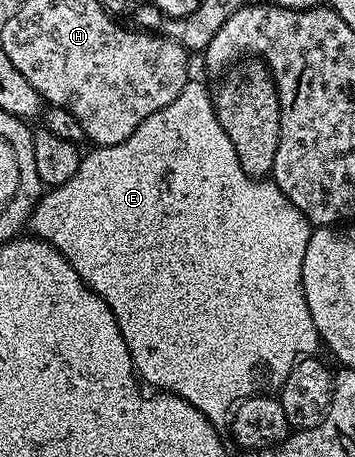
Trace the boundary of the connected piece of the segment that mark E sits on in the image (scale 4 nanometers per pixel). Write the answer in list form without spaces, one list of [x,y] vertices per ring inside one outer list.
[[[188,81],[165,105],[165,109],[157,109],[153,117],[145,117],[141,125],[125,141],[108,147],[96,146],[79,160],[77,173],[65,181],[65,185],[44,190],[39,202],[31,210],[29,231],[32,236],[52,243],[77,269],[81,281],[89,289],[93,289],[113,309],[113,317],[117,317],[117,325],[121,329],[121,337],[131,354],[131,366],[138,378],[148,388],[158,389],[189,401],[209,422],[223,425],[237,404],[248,396],[256,394],[259,378],[263,371],[268,371],[277,381],[283,381],[303,356],[314,356],[321,347],[317,329],[313,325],[313,317],[309,313],[309,305],[305,301],[305,289],[301,281],[301,265],[305,261],[305,249],[309,245],[313,225],[294,207],[281,193],[281,189],[270,178],[254,179],[241,169],[241,161],[237,161],[237,149],[233,149],[233,141],[229,141],[229,133],[221,129],[221,121],[217,121],[215,104],[209,94],[209,87],[203,83]]]

